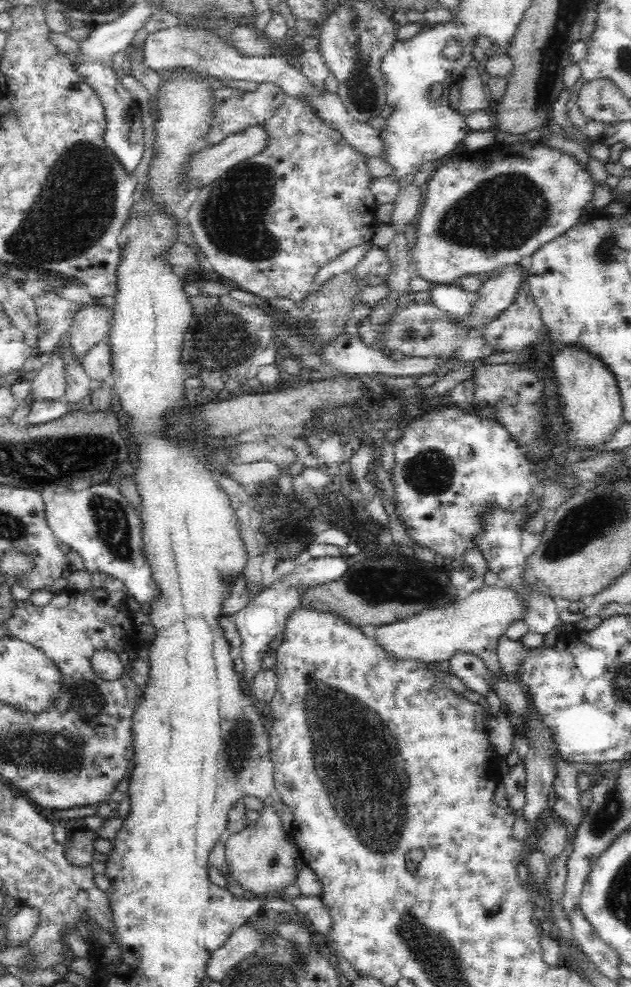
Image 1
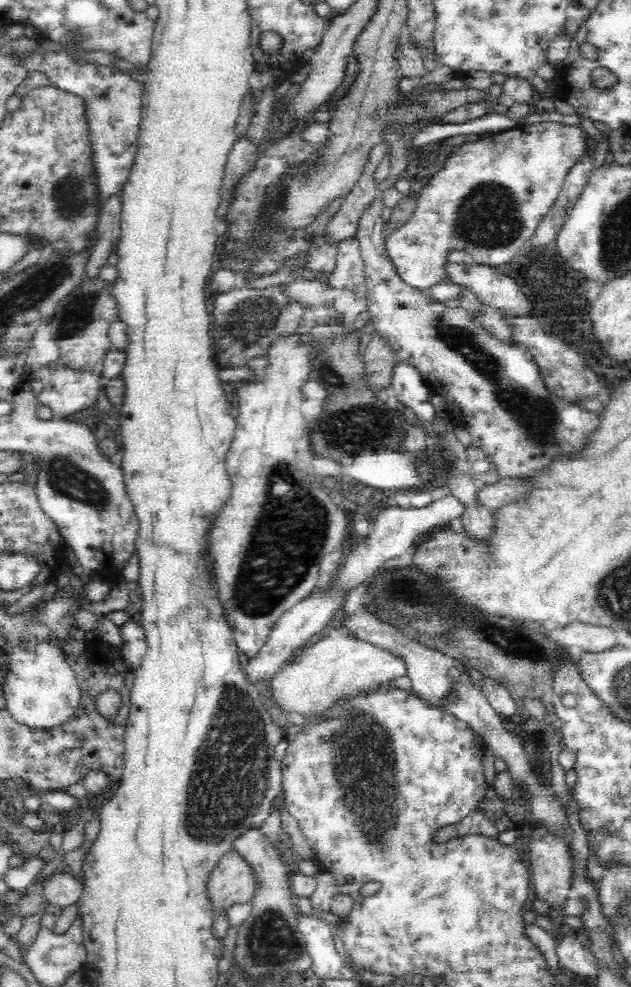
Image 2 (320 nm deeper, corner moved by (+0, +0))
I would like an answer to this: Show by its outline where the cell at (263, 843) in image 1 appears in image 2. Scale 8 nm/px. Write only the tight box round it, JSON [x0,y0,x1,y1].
[206,848,257,916]

